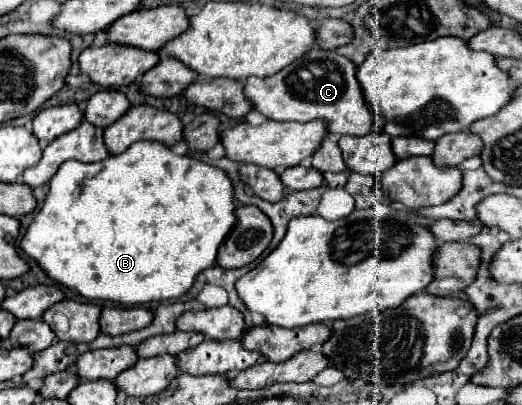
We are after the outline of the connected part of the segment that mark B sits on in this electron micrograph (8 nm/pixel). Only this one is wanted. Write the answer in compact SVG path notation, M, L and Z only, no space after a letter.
M137 141L121 155L109 155L107 159L99 163L79 163L79 161L67 161L59 167L55 177L49 183L49 193L45 197L45 203L41 211L35 215L31 225L27 227L27 233L21 239L21 249L39 263L39 267L45 271L47 277L53 281L65 285L67 289L77 291L85 299L95 301L113 301L119 305L145 305L151 301L167 301L167 299L179 299L183 293L187 293L193 285L193 279L203 269L211 267L217 259L217 251L225 235L235 223L235 205L233 205L233 183L227 179L225 171L211 167L207 163L201 163L191 157L179 157L171 153L169 147L163 147L155 141Z

